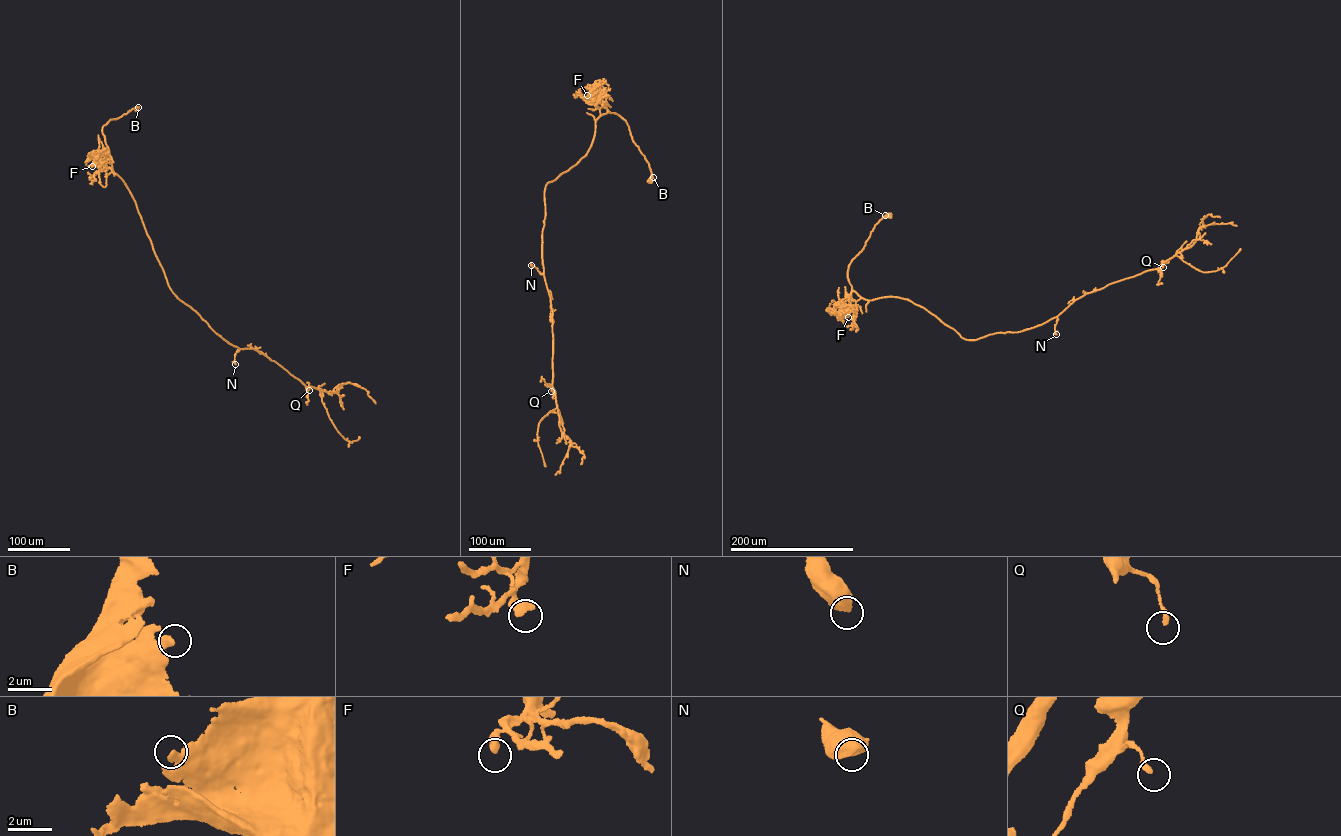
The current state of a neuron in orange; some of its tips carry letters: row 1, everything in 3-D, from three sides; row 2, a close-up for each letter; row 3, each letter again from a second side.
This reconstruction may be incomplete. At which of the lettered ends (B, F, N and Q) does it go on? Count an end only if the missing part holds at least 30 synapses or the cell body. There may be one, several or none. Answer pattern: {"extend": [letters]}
{"extend": ["F"]}

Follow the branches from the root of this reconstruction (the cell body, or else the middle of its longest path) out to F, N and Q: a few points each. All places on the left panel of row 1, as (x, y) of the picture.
F: (136, 108), (103, 126), (108, 150), (94, 156), (92, 166)
N: (136, 108), (102, 127), (112, 169), (135, 201), (171, 290), (214, 331), (239, 349), (234, 355), (235, 364)
Q: (136, 108), (110, 119), (102, 132), (112, 169), (135, 201), (171, 290), (230, 344), (261, 352), (309, 390)

